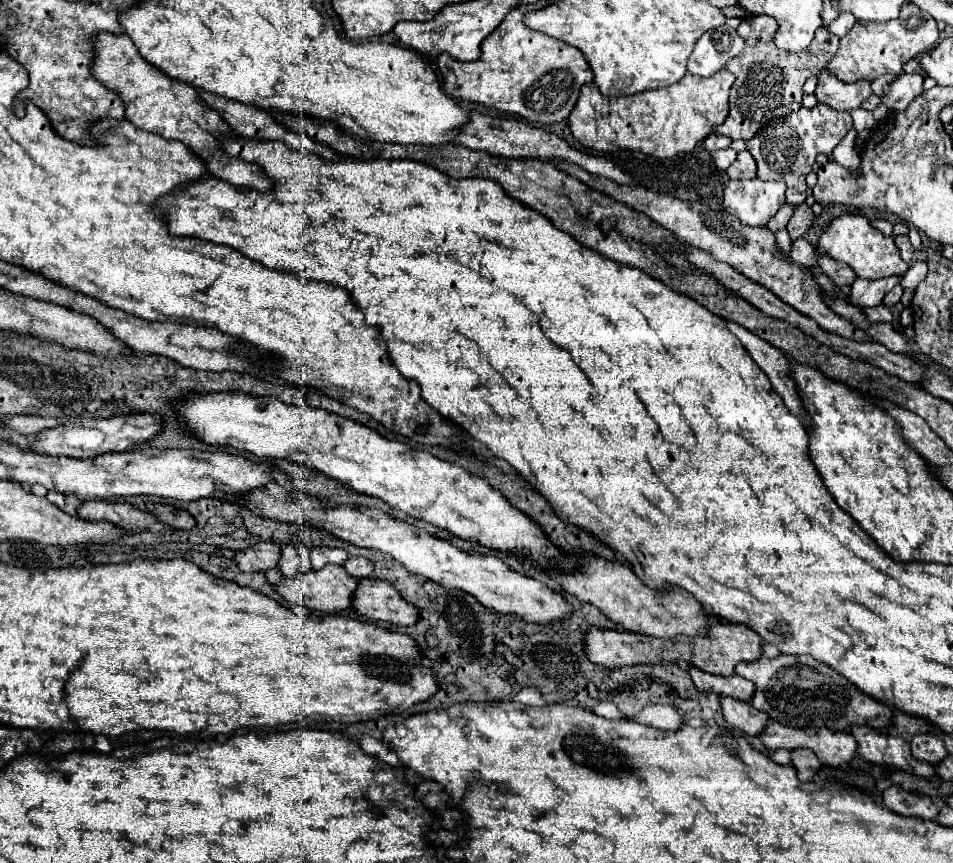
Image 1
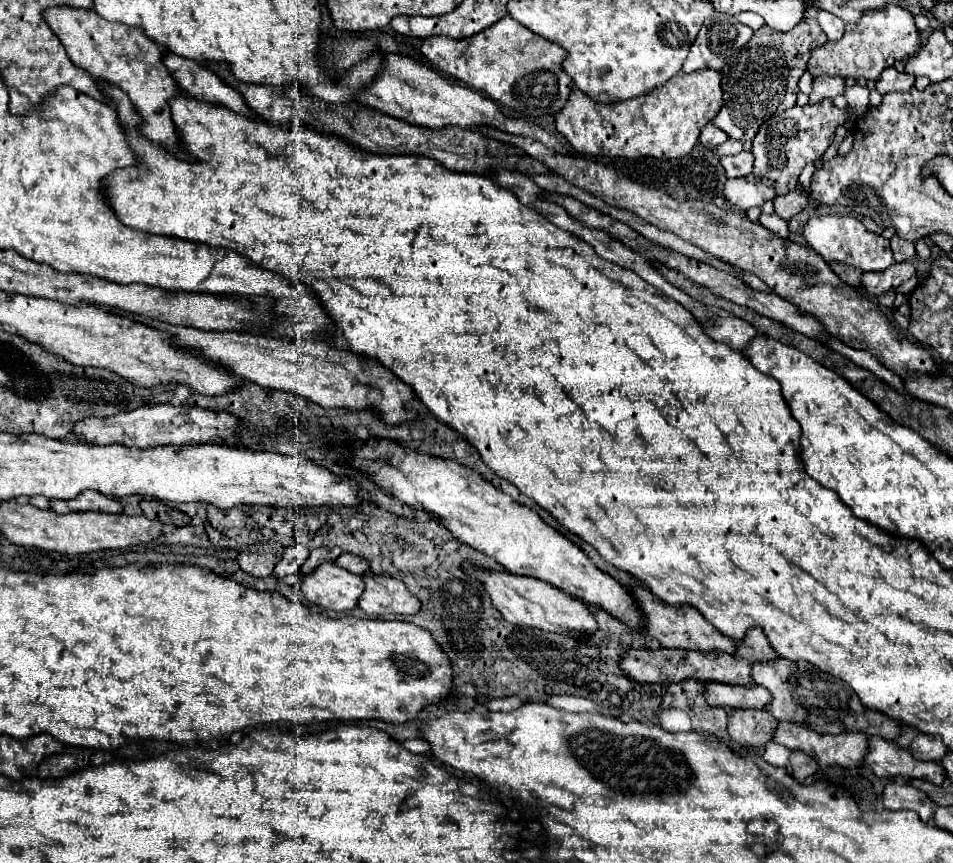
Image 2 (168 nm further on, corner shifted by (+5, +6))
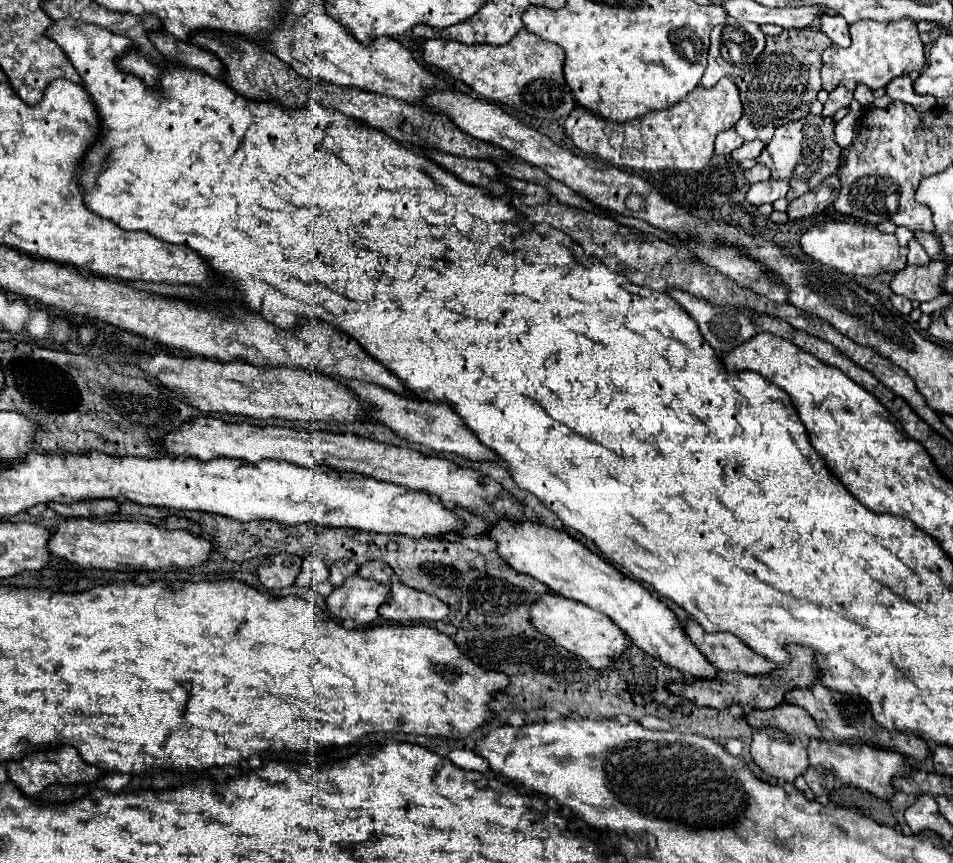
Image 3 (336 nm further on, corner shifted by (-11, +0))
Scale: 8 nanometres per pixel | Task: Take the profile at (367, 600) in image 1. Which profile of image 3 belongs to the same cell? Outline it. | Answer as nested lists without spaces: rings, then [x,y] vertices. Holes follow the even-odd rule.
[[[394,582],[388,600],[380,606],[380,616],[390,622],[410,624],[422,620],[444,620],[450,608],[426,592],[414,590],[402,582]]]

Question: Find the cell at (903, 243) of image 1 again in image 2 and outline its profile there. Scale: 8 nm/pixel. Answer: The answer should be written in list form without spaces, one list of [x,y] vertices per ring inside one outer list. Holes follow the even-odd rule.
[[[894,234],[894,238],[892,238],[890,242],[892,242],[892,254],[894,254],[896,262],[910,260],[910,258],[916,254],[914,244],[912,244],[912,242],[908,242],[908,240],[902,240],[902,238],[900,238],[900,236],[896,236],[896,234]]]

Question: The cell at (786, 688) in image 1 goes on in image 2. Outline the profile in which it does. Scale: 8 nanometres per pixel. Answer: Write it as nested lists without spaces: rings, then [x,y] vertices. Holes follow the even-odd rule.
[[[776,658],[776,662],[756,662],[756,666],[752,666],[752,678],[756,684],[770,690],[772,702],[766,706],[766,710],[776,720],[810,724],[810,728],[816,728],[816,732],[820,734],[864,732],[868,736],[882,736],[886,740],[894,740],[900,734],[900,722],[876,710],[868,710],[866,706],[862,706],[860,698],[856,698],[856,692],[846,682],[822,674],[806,662],[800,664],[784,658]]]

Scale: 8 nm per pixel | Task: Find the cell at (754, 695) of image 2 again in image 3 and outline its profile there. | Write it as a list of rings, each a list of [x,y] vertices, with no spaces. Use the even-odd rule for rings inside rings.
[[[782,704],[780,708],[772,710],[754,710],[746,716],[746,722],[752,728],[780,728],[782,732],[788,732],[788,736],[822,738],[820,730],[816,728],[816,722],[808,716],[808,712],[792,704]]]

